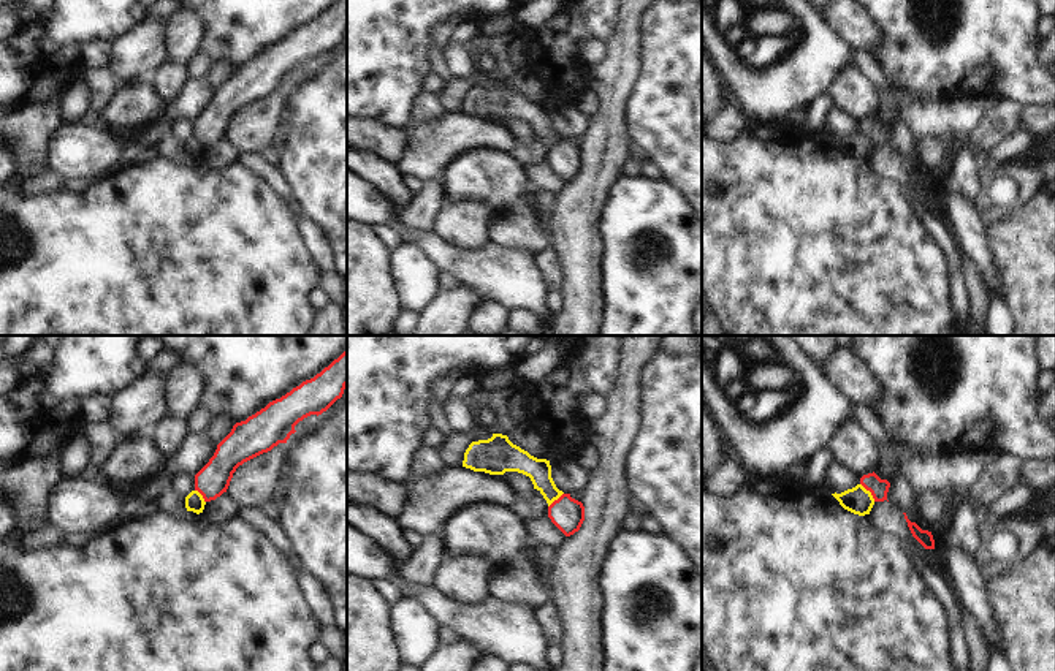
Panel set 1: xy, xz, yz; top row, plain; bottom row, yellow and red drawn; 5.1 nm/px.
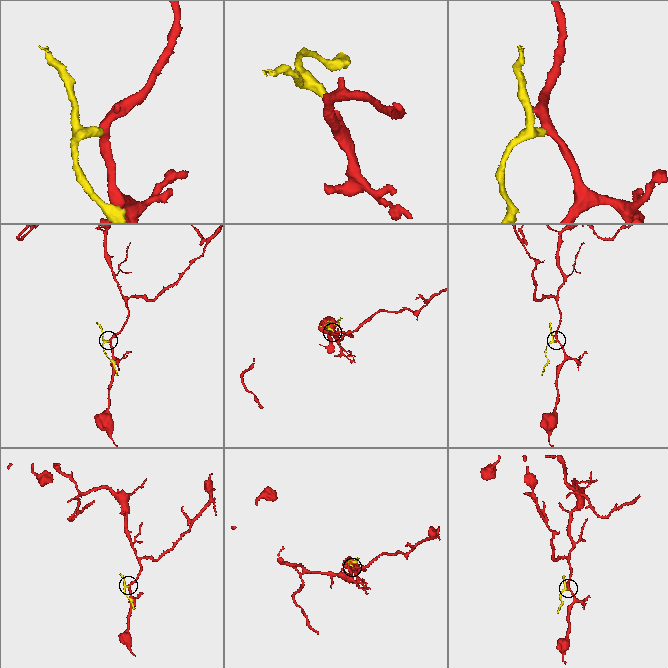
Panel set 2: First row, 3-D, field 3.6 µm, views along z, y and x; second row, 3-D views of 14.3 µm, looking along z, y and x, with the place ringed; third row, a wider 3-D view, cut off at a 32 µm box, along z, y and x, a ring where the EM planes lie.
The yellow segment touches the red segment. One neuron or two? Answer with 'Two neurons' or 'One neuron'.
Two neurons

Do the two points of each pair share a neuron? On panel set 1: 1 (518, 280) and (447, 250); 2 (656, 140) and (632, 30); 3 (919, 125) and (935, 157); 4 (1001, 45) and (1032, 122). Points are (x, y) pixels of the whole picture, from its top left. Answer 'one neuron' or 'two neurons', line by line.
1: one neuron
2: two neurons
3: two neurons
4: two neurons

